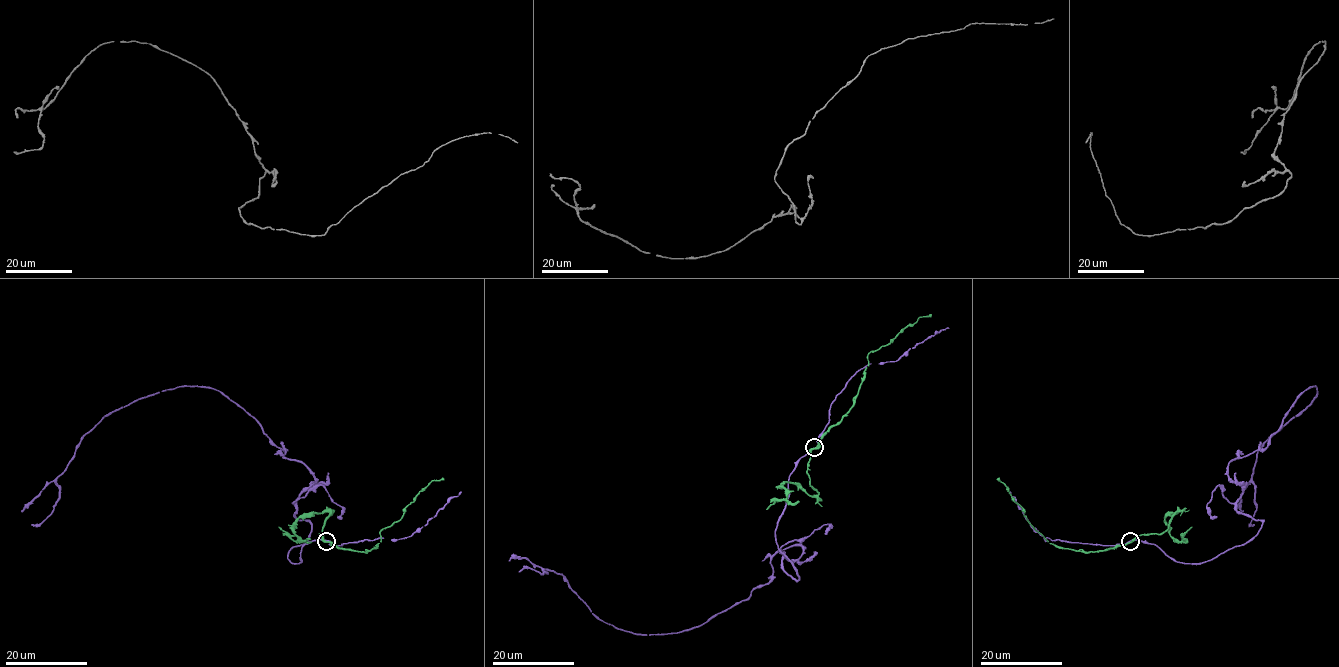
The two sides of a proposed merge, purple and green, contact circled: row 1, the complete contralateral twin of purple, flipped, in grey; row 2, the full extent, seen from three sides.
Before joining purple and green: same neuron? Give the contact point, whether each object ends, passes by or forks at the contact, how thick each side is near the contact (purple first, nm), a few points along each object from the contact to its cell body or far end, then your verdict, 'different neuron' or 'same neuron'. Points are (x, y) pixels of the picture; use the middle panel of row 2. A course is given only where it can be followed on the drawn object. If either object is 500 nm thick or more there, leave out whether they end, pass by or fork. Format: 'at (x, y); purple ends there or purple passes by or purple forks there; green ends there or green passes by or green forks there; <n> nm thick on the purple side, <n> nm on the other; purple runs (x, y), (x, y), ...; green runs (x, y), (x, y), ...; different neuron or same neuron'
at (814, 447); purple passes by; green passes by; 180 nm thick on the purple side, 280 nm on the other; purple runs (813, 448), (775, 531), (798, 579), (780, 550), (706, 622), (636, 634), (519, 571); green runs (813, 448), (853, 404), (871, 351), (886, 346), (919, 317), (931, 314); different neuron

